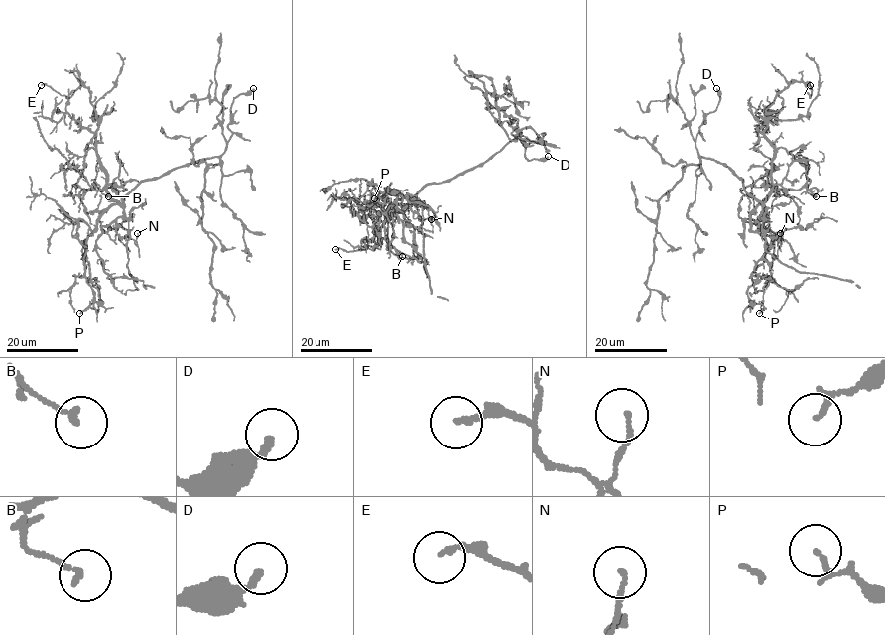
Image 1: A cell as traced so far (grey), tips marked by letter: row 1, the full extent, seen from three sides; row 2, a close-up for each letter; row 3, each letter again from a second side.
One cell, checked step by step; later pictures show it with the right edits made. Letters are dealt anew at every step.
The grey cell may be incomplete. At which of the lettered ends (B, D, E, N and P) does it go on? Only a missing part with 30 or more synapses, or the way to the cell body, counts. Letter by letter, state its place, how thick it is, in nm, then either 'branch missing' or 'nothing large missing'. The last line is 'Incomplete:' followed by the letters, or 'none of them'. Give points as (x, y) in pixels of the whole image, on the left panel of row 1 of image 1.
B: (108, 196) | 150 nm | nothing large missing
D: (253, 88) | 200 nm | nothing large missing
E: (41, 85) | 180 nm | nothing large missing
N: (137, 233) | 120 nm | nothing large missing
P: (79, 313) | 110 nm | nothing large missing
Incomplete: none of them

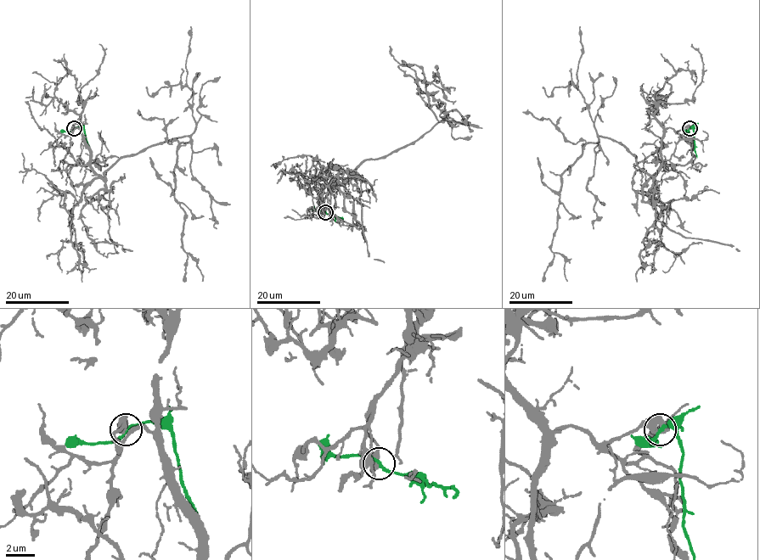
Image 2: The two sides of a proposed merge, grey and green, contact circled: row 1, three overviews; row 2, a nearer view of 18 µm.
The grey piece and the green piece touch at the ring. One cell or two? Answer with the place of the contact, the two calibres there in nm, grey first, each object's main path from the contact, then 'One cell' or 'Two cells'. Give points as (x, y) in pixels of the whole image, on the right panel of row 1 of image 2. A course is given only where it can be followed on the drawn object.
Place: (689, 128). Thickness 550 nm (grey) against 200 nm. Course of grey: (689, 128), (665, 131), (653, 177), (610, 138), (585, 144), (561, 176), (551, 249), (565, 259), (567, 281). Course of green: (689, 128), (691, 126), (694, 131), (697, 157). Two cells

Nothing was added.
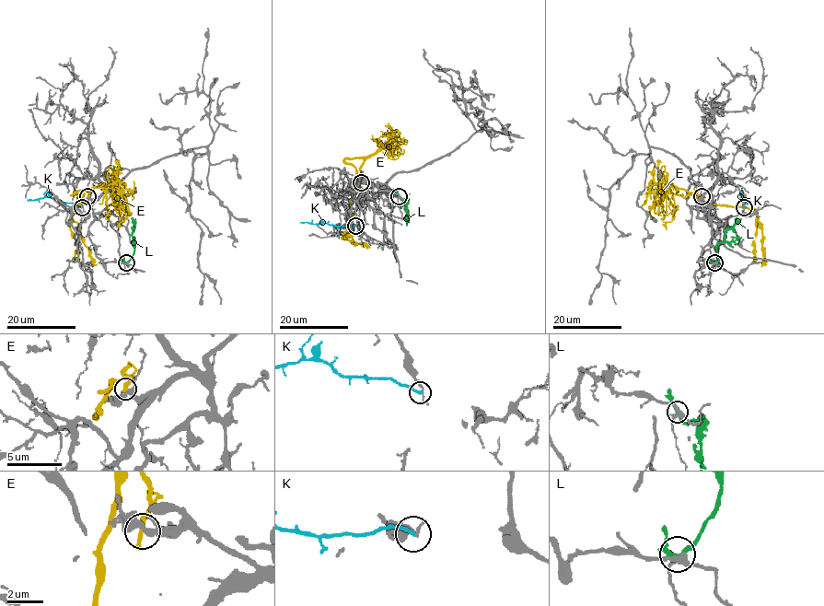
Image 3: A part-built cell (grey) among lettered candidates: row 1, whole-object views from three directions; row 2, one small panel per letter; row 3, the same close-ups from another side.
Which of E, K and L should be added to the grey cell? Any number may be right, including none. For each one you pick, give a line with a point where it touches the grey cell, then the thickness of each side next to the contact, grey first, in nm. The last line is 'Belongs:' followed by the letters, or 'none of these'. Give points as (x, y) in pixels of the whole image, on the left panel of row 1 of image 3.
Belongs: none of these

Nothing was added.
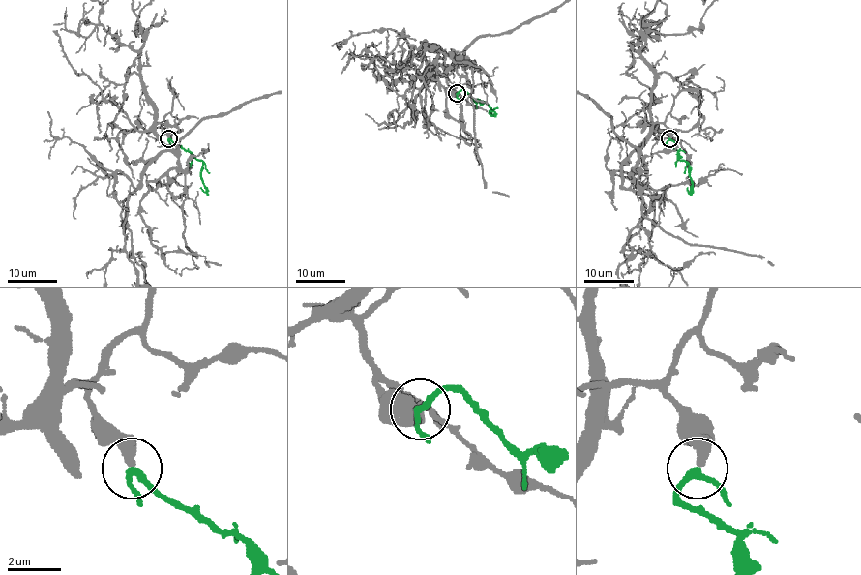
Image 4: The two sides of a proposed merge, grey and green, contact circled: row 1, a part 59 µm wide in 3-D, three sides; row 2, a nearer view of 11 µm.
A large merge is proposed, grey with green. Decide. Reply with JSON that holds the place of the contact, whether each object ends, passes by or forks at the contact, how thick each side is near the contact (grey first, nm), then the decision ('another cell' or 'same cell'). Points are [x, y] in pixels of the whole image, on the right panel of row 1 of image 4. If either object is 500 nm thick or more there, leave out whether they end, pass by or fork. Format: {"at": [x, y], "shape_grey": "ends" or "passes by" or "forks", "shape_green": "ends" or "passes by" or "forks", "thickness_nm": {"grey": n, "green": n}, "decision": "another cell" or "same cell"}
{"at": [669, 138], "shape_grey": "ends", "shape_green": "passes by", "thickness_nm": {"grey": 400, "green": 220}, "decision": "same cell"}

